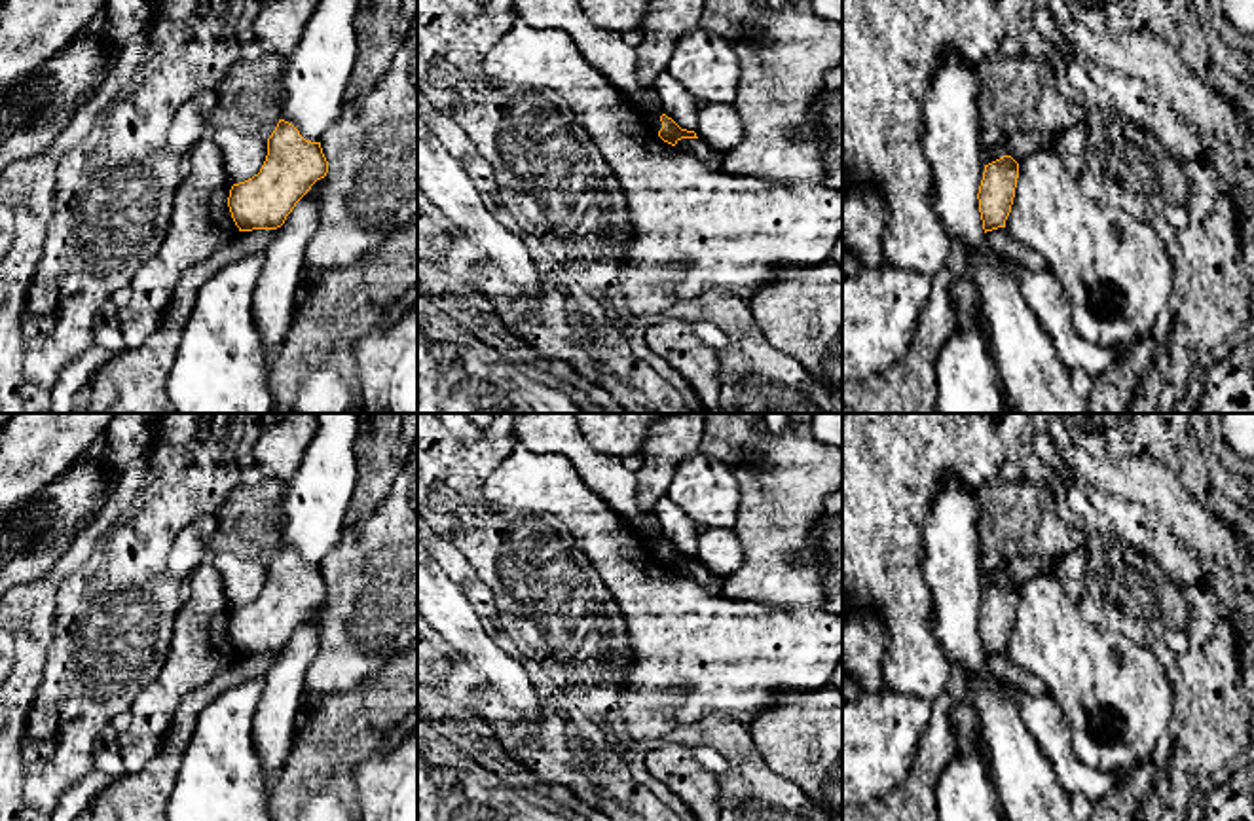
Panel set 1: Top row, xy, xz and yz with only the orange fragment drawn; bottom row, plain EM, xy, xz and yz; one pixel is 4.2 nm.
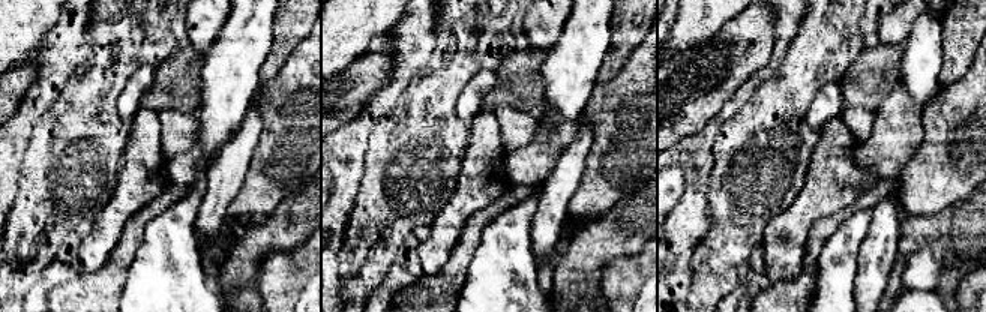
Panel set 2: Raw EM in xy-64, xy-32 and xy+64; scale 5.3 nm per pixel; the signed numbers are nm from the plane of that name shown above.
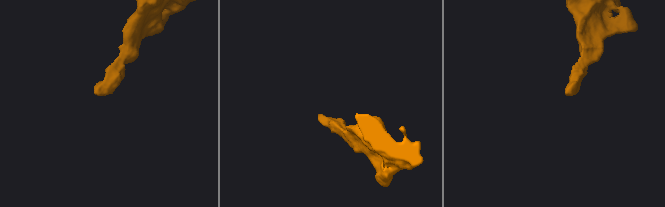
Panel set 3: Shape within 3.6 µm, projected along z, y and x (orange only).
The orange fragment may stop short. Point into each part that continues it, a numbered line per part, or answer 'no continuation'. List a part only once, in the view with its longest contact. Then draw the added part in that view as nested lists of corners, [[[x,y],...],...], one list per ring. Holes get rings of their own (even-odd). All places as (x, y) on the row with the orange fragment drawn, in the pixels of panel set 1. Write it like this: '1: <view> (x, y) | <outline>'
no continuation

